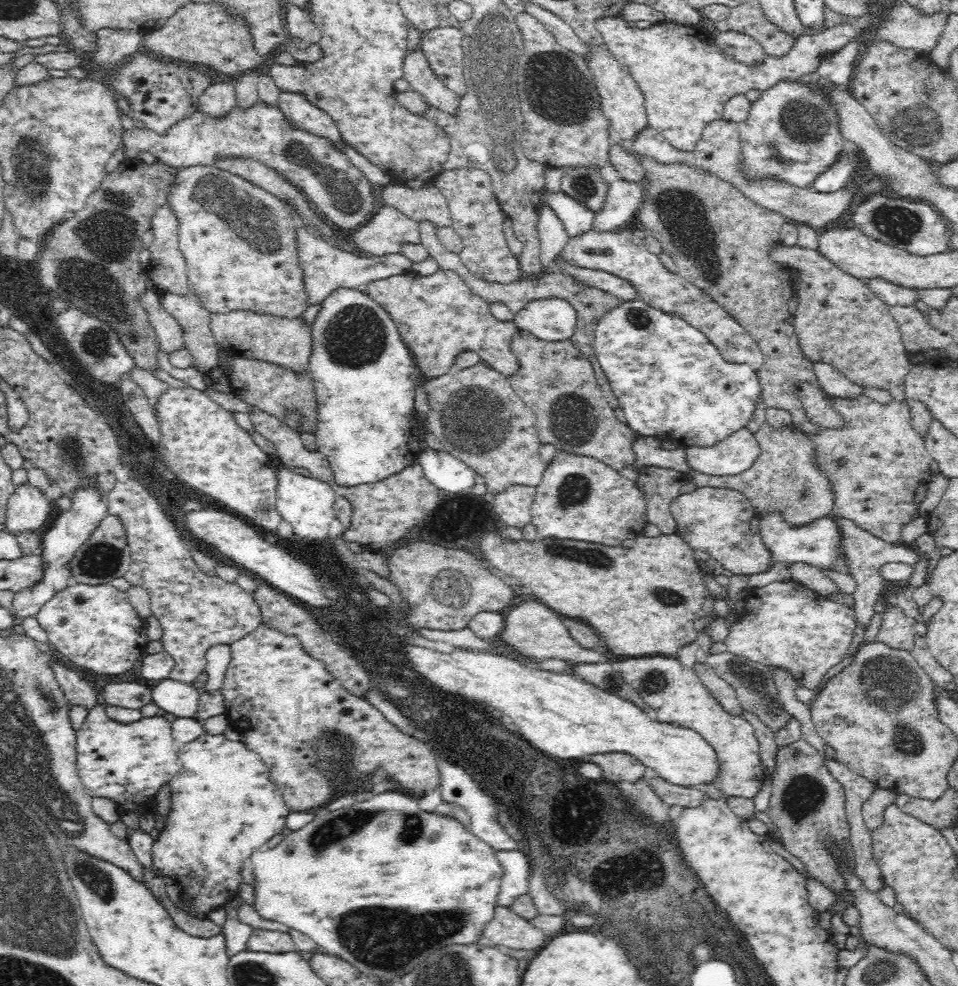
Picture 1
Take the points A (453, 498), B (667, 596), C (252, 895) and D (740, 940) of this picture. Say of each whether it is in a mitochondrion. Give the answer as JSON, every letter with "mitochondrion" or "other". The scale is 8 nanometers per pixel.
{"A":"other","B":"mitochondrion","C":"other","D":"other"}

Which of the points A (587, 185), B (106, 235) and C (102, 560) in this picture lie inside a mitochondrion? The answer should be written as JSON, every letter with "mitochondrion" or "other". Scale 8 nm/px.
{"A":"mitochondrion","B":"mitochondrion","C":"mitochondrion"}

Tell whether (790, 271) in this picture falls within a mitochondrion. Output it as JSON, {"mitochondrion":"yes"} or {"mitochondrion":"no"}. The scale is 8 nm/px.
{"mitochondrion":"no"}

